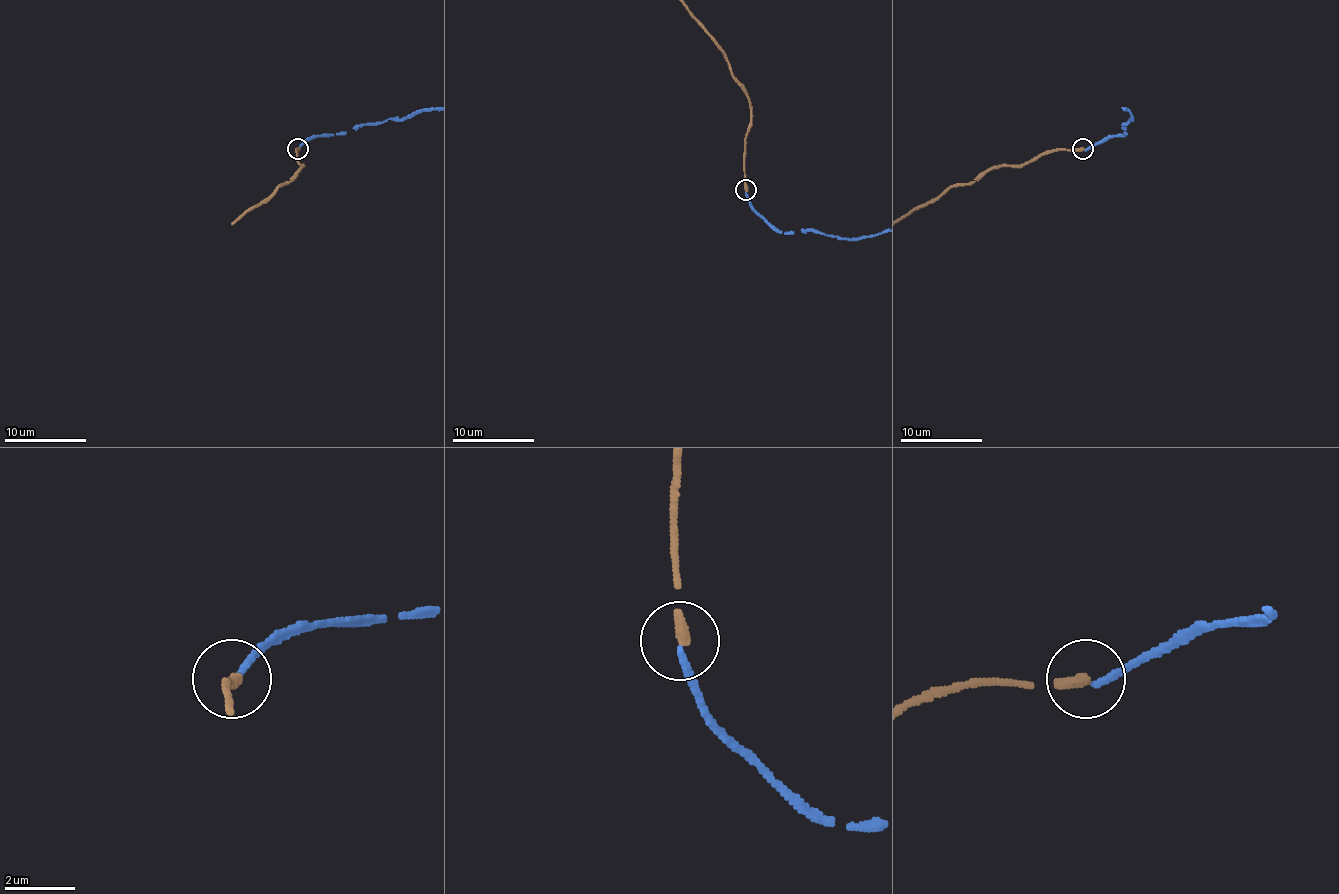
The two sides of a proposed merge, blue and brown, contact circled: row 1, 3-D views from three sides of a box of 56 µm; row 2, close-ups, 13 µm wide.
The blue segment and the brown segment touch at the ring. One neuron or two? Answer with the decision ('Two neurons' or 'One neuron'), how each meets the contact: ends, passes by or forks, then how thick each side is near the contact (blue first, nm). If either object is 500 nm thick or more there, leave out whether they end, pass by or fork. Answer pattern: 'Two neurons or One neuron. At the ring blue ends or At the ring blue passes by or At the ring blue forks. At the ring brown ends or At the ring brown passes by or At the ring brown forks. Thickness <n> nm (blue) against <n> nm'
Two neurons. At the ring blue ends. At the ring brown ends. Thickness 170 nm (blue) against 320 nm

